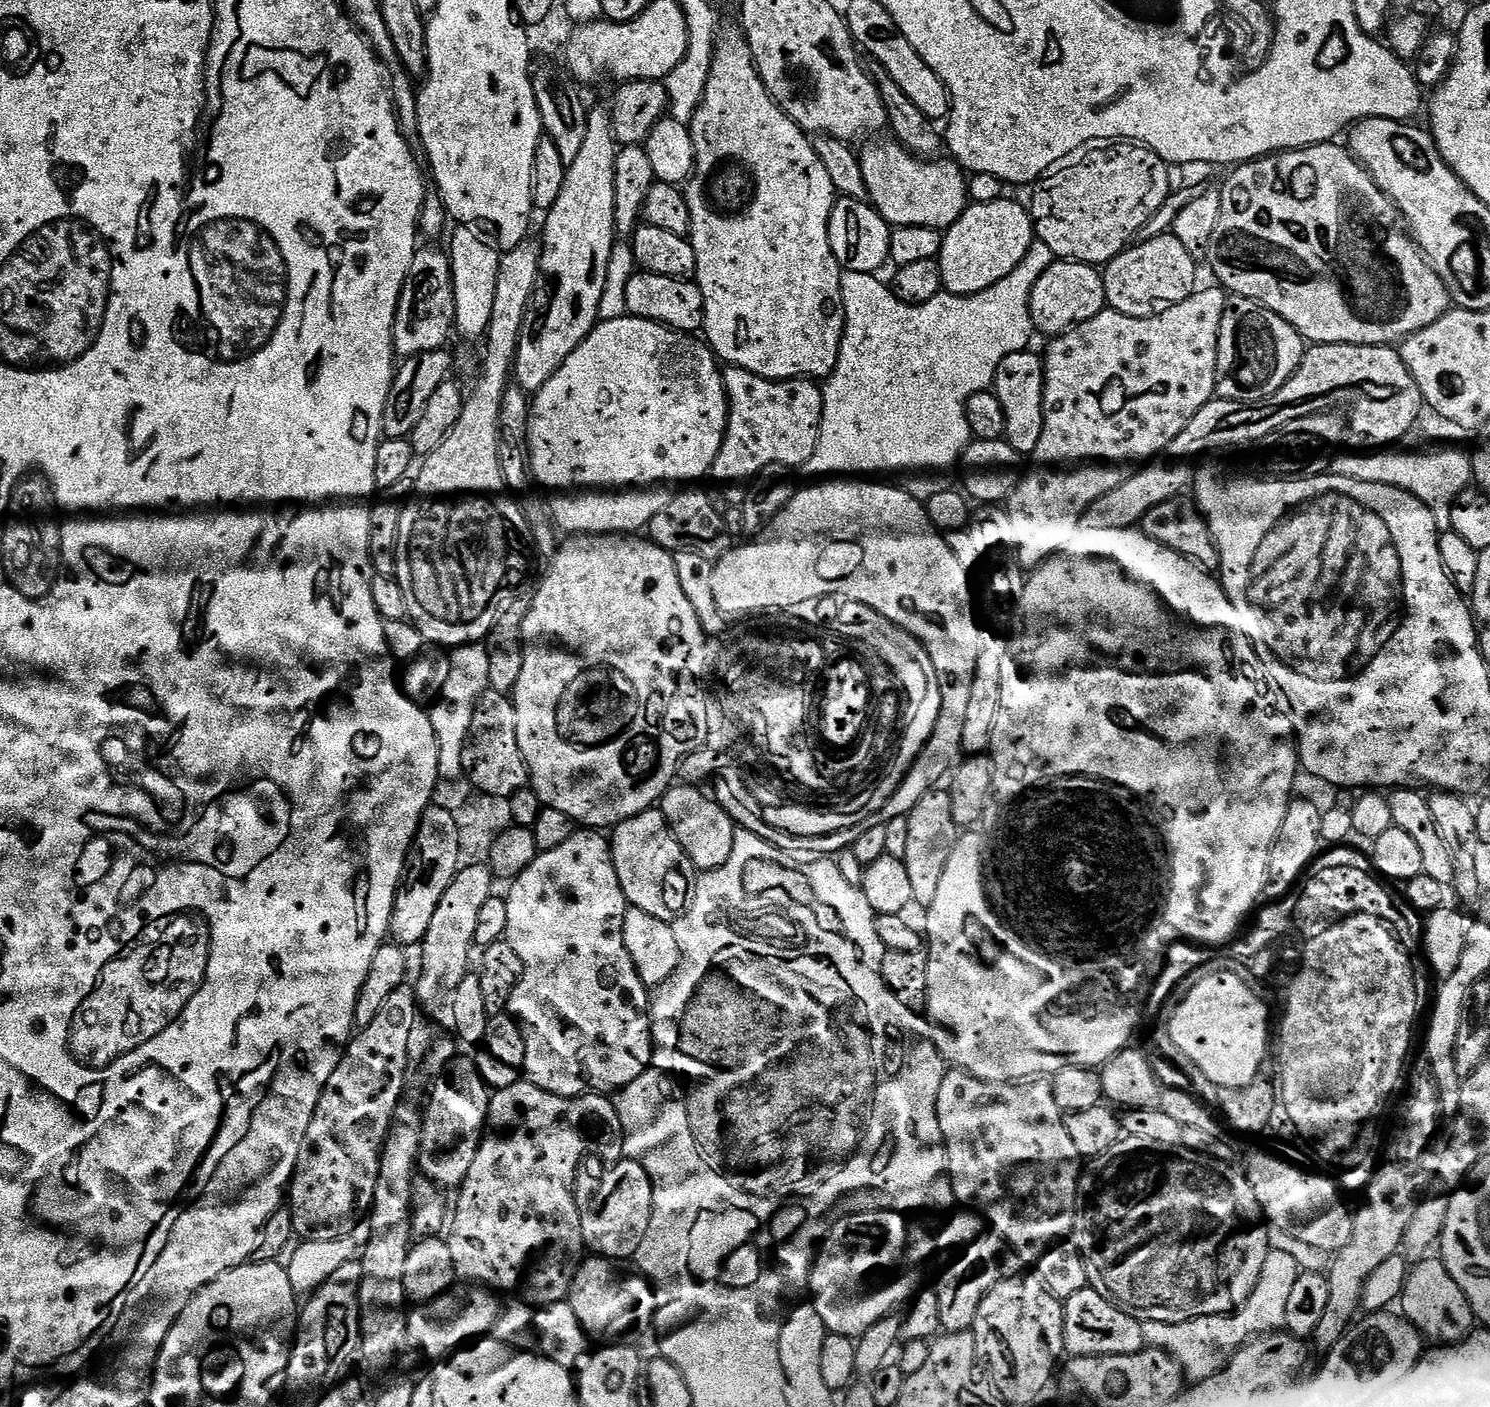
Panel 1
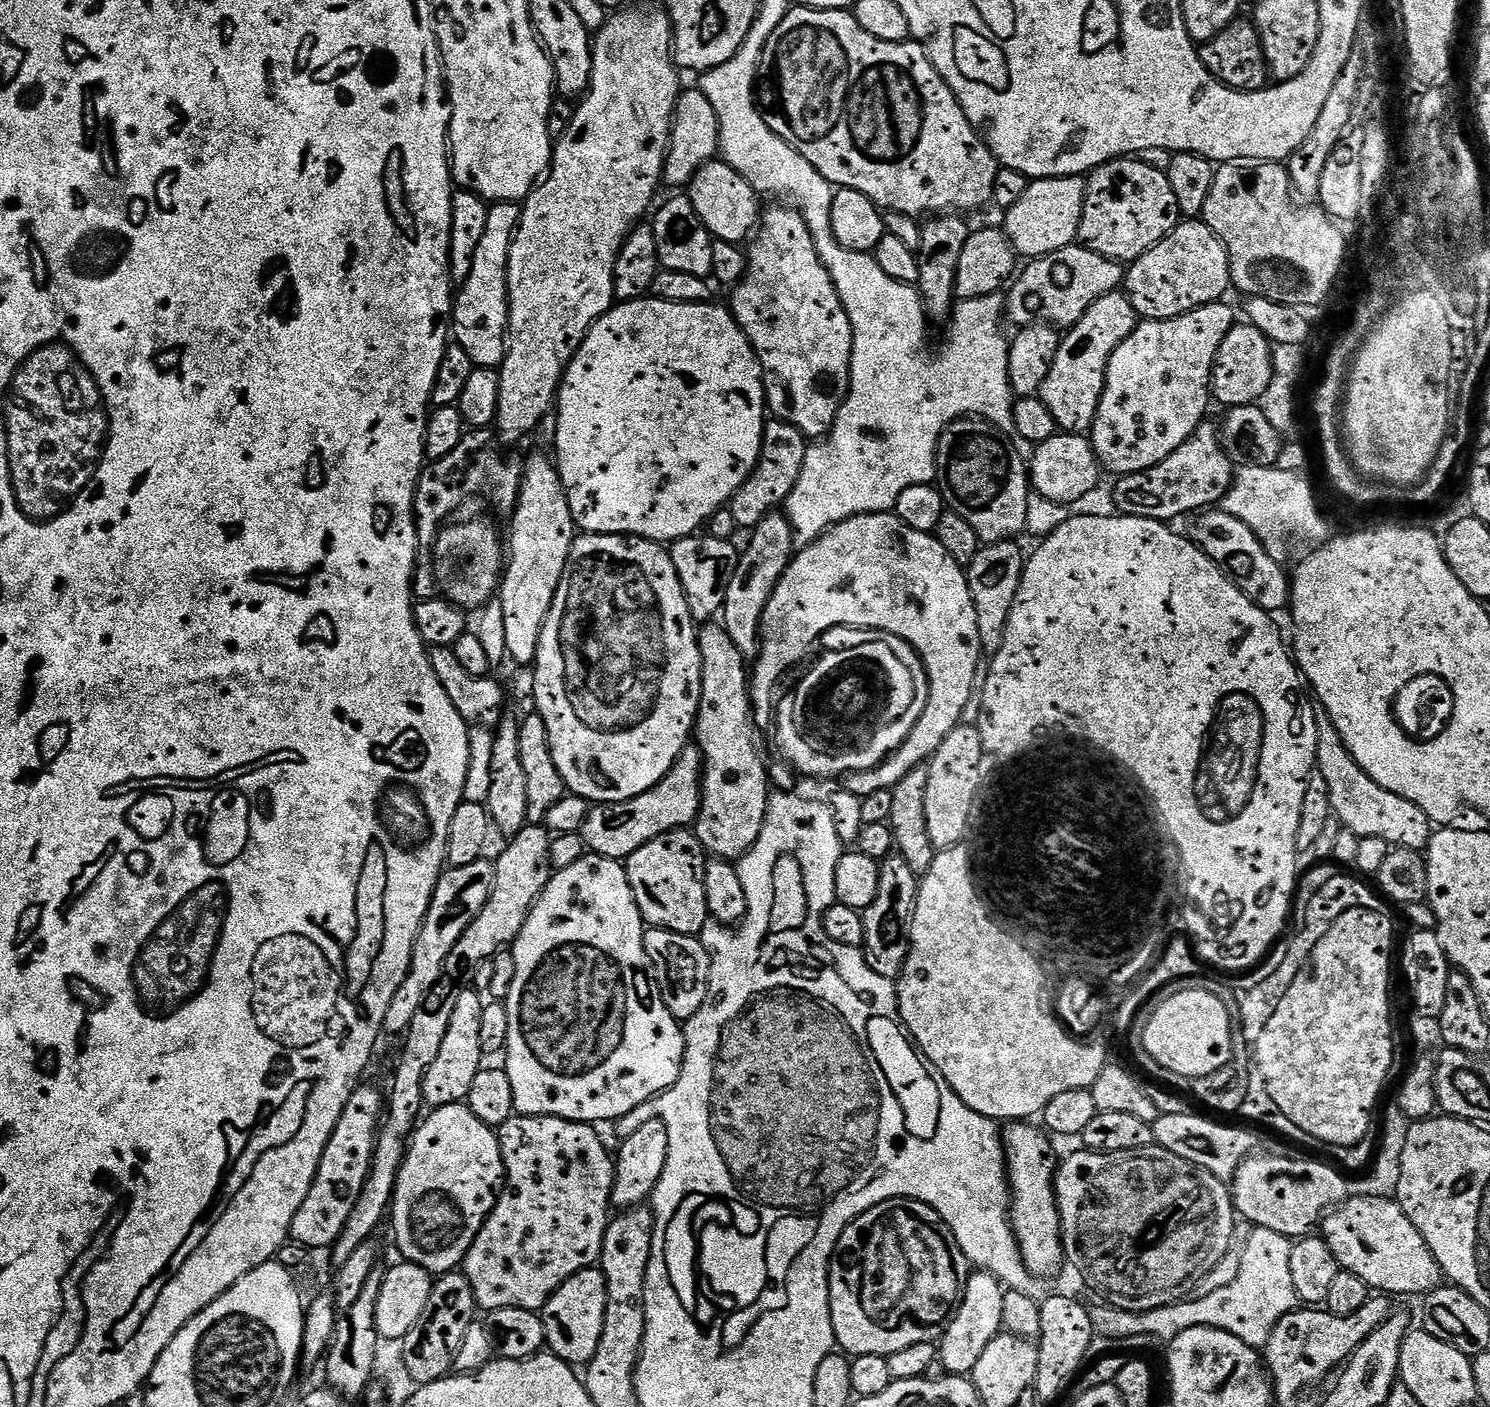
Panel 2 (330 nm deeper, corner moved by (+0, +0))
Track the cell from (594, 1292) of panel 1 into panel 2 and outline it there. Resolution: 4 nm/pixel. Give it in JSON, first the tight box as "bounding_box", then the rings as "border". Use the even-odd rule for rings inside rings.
{"bounding_box":[542,1267,608,1366],"border":[[[599,1267],[583,1268],[562,1285],[544,1304],[542,1315],[546,1344],[551,1355],[573,1366],[586,1366],[602,1342],[602,1326],[606,1322],[608,1283]]]}

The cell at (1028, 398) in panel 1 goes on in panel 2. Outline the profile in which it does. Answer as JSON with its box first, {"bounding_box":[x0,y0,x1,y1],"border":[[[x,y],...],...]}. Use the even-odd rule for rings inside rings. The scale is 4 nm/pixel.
{"bounding_box":[1038,290,1137,433],"border":[[[1117,290],[1098,298],[1098,302],[1082,314],[1079,322],[1067,329],[1060,341],[1058,358],[1054,358],[1054,366],[1050,366],[1050,374],[1046,374],[1046,382],[1042,382],[1038,393],[1040,400],[1046,404],[1046,410],[1054,414],[1054,422],[1061,433],[1091,433],[1106,382],[1110,354],[1114,354],[1117,346],[1135,330],[1137,323],[1134,306],[1123,291]]]}

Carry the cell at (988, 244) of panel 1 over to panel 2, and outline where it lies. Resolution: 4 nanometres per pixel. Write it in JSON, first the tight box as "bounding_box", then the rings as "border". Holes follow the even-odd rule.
{"bounding_box":[1002,176,1085,258],"border":[[[1059,176],[1045,180],[1032,180],[1026,194],[1003,213],[1002,231],[1012,248],[1024,258],[1054,254],[1077,243],[1076,235],[1084,209],[1085,181],[1079,176]]]}

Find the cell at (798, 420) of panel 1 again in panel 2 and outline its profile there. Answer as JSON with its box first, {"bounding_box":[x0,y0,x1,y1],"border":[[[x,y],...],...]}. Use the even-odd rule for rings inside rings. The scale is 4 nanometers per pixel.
{"bounding_box":[730,419,809,530],"border":[[[769,419],[764,426],[762,450],[756,469],[746,478],[746,482],[734,493],[730,507],[737,529],[751,530],[758,526],[766,514],[777,511],[787,500],[798,474],[802,474],[802,462],[806,458],[809,441],[790,422]]]}

